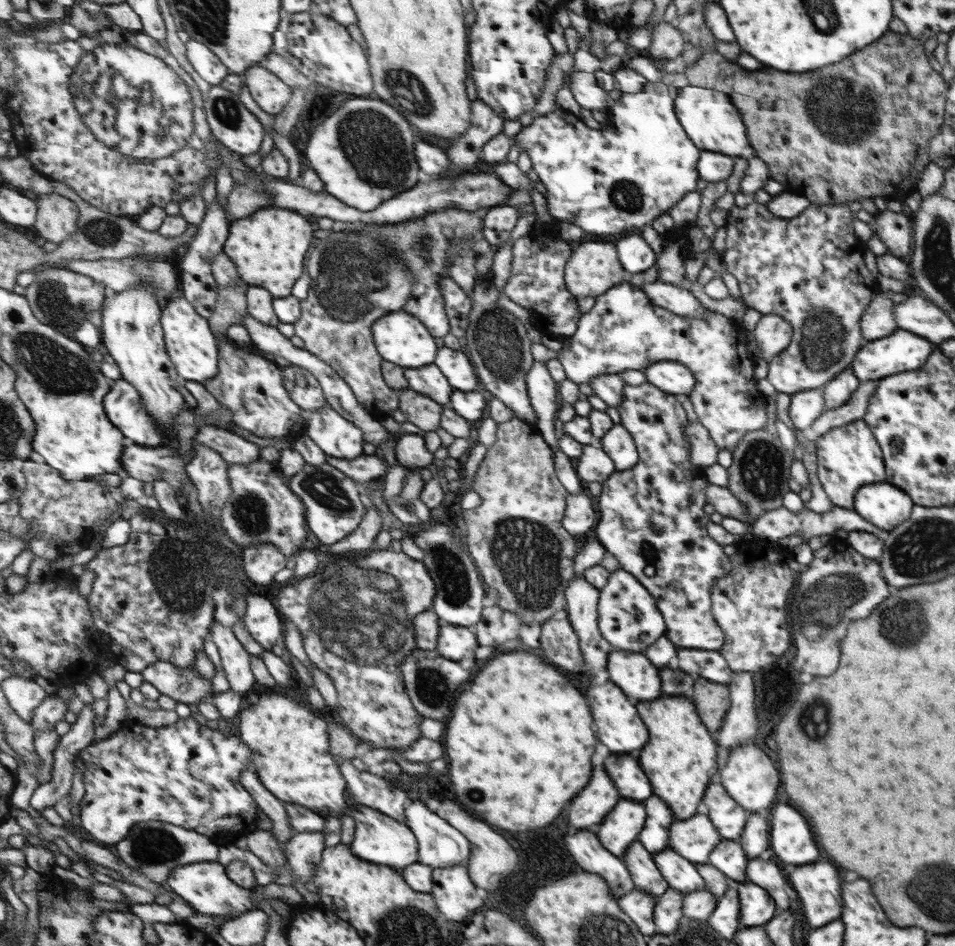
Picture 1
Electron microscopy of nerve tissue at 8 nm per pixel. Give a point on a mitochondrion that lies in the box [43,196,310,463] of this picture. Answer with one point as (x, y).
(103, 232)

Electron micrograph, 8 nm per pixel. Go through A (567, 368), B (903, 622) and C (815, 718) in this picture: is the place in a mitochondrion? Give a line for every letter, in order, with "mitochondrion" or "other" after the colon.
A: other
B: mitochondrion
C: mitochondrion

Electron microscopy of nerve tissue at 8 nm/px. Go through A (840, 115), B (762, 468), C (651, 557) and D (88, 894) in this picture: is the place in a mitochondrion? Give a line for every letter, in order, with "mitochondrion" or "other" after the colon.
A: mitochondrion
B: mitochondrion
C: other
D: other

